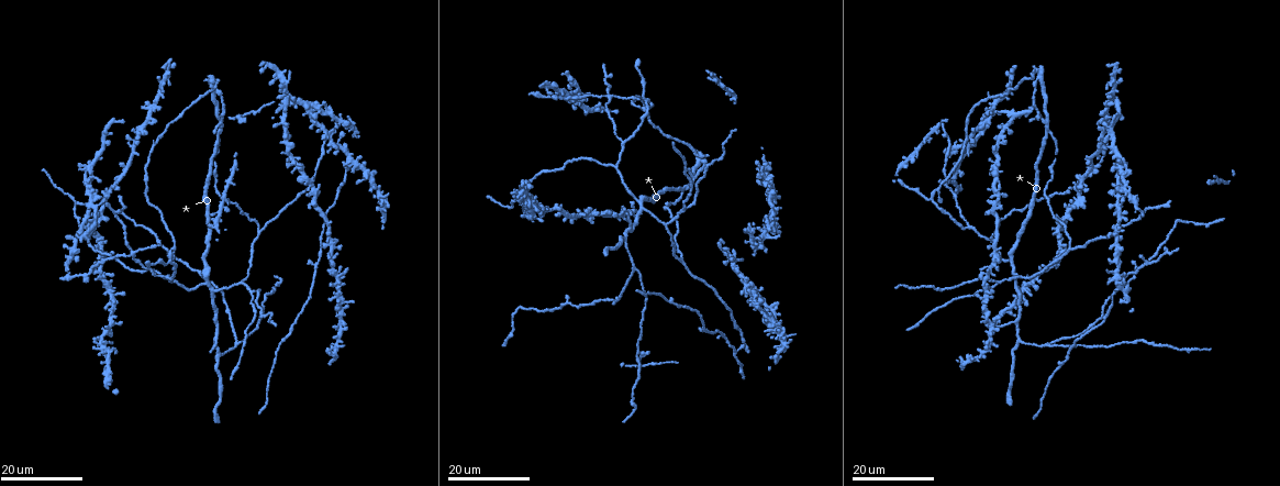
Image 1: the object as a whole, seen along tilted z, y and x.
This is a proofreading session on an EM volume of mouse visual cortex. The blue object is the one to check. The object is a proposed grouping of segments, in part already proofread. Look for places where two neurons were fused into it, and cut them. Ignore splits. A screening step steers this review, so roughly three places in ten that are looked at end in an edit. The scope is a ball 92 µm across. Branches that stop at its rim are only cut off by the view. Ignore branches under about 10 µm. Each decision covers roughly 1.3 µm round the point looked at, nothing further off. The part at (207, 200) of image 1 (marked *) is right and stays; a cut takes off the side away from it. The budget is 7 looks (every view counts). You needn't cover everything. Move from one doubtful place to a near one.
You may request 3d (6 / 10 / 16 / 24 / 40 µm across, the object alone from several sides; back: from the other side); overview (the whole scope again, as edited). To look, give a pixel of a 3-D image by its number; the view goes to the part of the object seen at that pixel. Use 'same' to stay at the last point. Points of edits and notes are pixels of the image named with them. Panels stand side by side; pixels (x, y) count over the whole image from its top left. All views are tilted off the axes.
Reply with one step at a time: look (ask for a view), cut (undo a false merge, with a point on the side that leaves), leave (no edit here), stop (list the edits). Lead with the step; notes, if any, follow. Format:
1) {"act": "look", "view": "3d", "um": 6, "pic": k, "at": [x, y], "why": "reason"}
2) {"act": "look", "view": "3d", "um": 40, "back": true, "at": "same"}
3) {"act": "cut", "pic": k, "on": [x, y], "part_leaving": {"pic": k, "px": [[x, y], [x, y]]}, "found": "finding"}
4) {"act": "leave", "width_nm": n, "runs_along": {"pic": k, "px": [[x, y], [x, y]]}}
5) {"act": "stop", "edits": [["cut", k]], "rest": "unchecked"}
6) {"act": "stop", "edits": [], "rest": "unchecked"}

{"act": "look", "view": "3d", "um": 16, "pic": 1, "at": [664, 226], "why": "arms part here"}

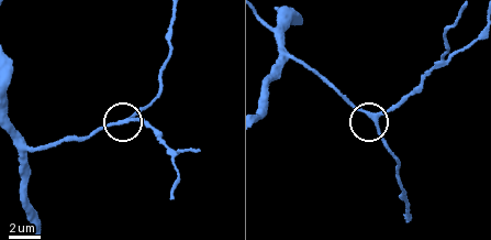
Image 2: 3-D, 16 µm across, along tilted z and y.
{"act": "look", "view": "3d", "um": 6, "pic": 2, "at": [127, 120]}

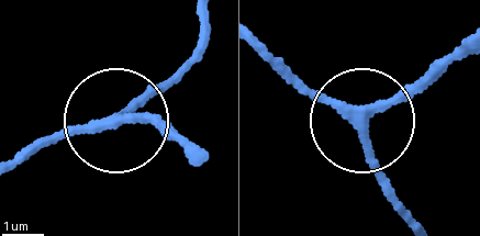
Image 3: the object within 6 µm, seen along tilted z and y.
{"act": "leave", "width_nm": 230, "runs_along": {"pic": 3, "px": [[258, 41], [356, 118], [460, 38]]}, "found": "all the same neuron"}

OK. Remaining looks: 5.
{"act": "look", "view": "3d", "um": 16, "pic": 1, "at": [998, 284]}

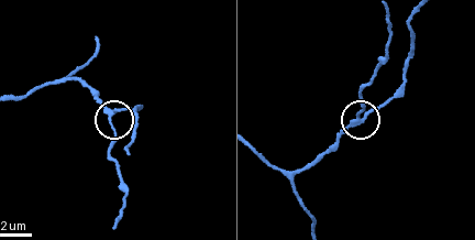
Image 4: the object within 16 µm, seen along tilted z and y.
{"act": "look", "view": "3d", "um": 10, "pic": 4, "at": [113, 117]}

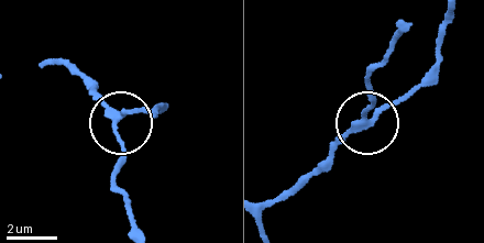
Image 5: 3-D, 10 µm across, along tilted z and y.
{"act": "leave", "arms": 3, "found": "all the same neuron"}

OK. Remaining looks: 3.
{"act": "look", "view": "3d", "um": 16, "pic": 1, "at": [615, 166], "why": "branch point"}

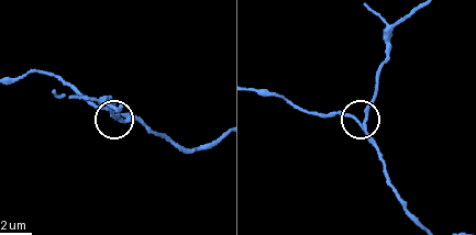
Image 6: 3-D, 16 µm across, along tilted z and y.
{"act": "look", "view": "3d", "um": 6, "pic": 6, "at": [357, 123], "why": "closer look"}

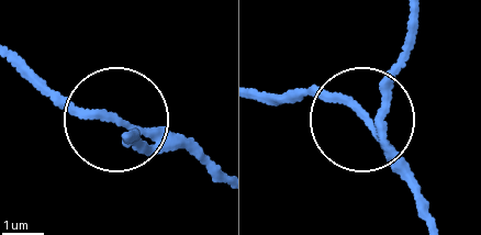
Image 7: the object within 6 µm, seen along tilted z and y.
{"act": "leave", "side_arm_um": 92, "runs_along": {"pic": 7, "px": [[427, 224], [360, 115], [258, 89]]}, "found": "continuous, no second neuron"}

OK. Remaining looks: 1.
{"act": "stop", "edits": [], "rest": "unchecked"}

